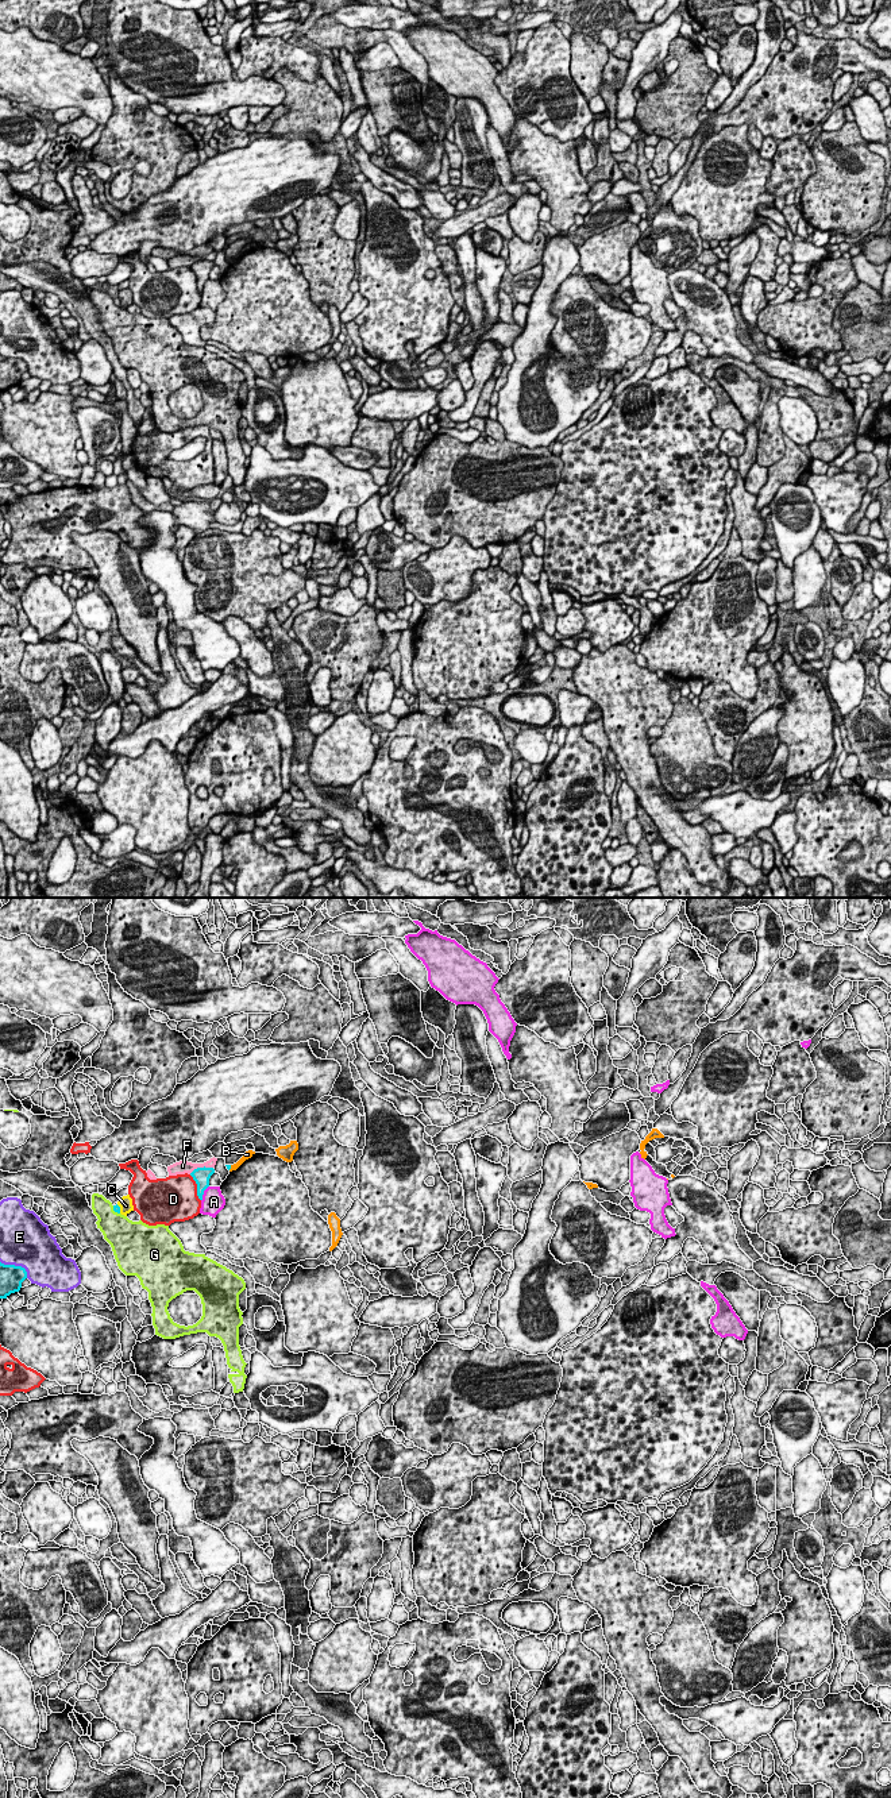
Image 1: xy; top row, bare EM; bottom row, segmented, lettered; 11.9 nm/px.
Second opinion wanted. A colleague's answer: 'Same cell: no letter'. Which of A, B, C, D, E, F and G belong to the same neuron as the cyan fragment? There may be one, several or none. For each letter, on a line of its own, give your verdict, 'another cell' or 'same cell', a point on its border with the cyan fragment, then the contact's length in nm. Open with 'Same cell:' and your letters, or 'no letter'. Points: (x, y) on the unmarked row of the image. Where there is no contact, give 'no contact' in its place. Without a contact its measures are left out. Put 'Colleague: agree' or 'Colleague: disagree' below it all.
Same cell: no letter
A: another cell; contact xy (203, 286); length 200 nm
B: another cell; contact xy (230, 261); length 70 nm
C: another cell; contact xy (119, 301); length 120 nm
D: another cell; contact xy (197, 281); length 340 nm
E: another cell; contact xy (16, 359); length 380 nm
F: another cell; contact xy (200, 261); length 300 nm
G: another cell; contact xy (115, 304); length 140 nm
Colleague: agree

